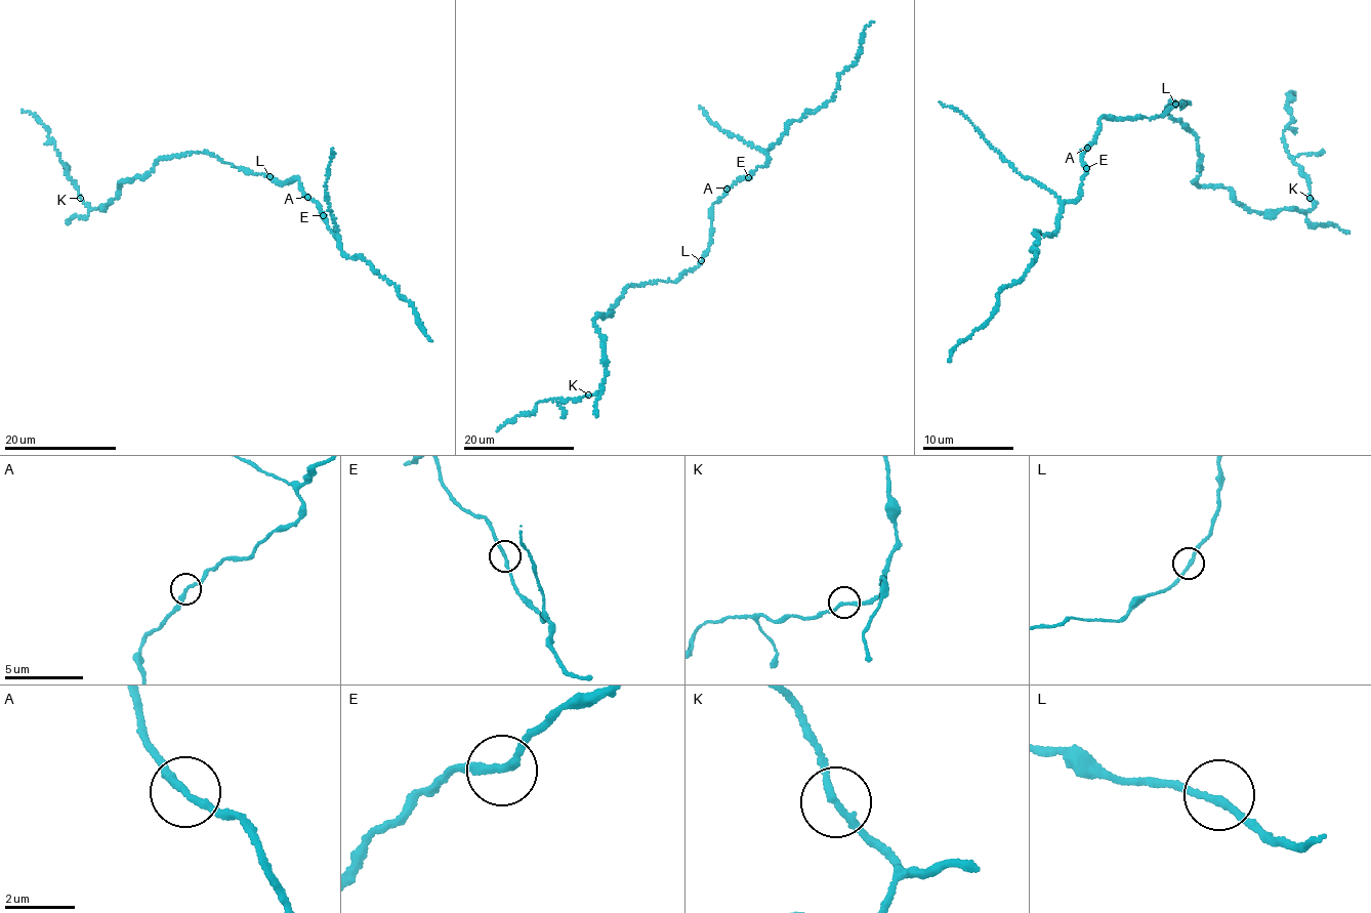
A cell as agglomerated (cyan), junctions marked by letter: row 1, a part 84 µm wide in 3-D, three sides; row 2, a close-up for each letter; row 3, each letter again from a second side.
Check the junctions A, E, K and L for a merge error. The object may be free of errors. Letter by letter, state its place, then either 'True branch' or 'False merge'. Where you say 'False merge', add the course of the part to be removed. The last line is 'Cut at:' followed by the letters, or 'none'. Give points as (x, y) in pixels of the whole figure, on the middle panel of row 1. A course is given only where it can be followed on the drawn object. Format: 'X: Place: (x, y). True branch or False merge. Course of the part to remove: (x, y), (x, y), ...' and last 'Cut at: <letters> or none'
A: Place: (726, 189). True branch
E: Place: (748, 177). True branch
K: Place: (588, 395). True branch
L: Place: (701, 260). True branch
Cut at: none

